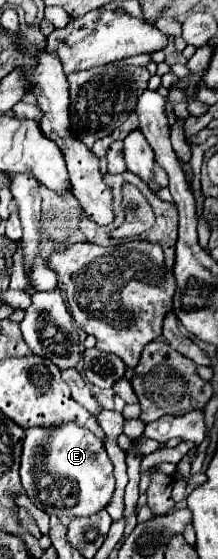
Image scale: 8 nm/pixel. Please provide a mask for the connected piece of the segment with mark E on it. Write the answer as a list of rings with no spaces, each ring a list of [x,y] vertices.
[[[65,424],[61,428],[29,428],[25,434],[21,484],[39,510],[57,518],[75,518],[97,514],[109,504],[115,492],[113,464],[93,432]]]

